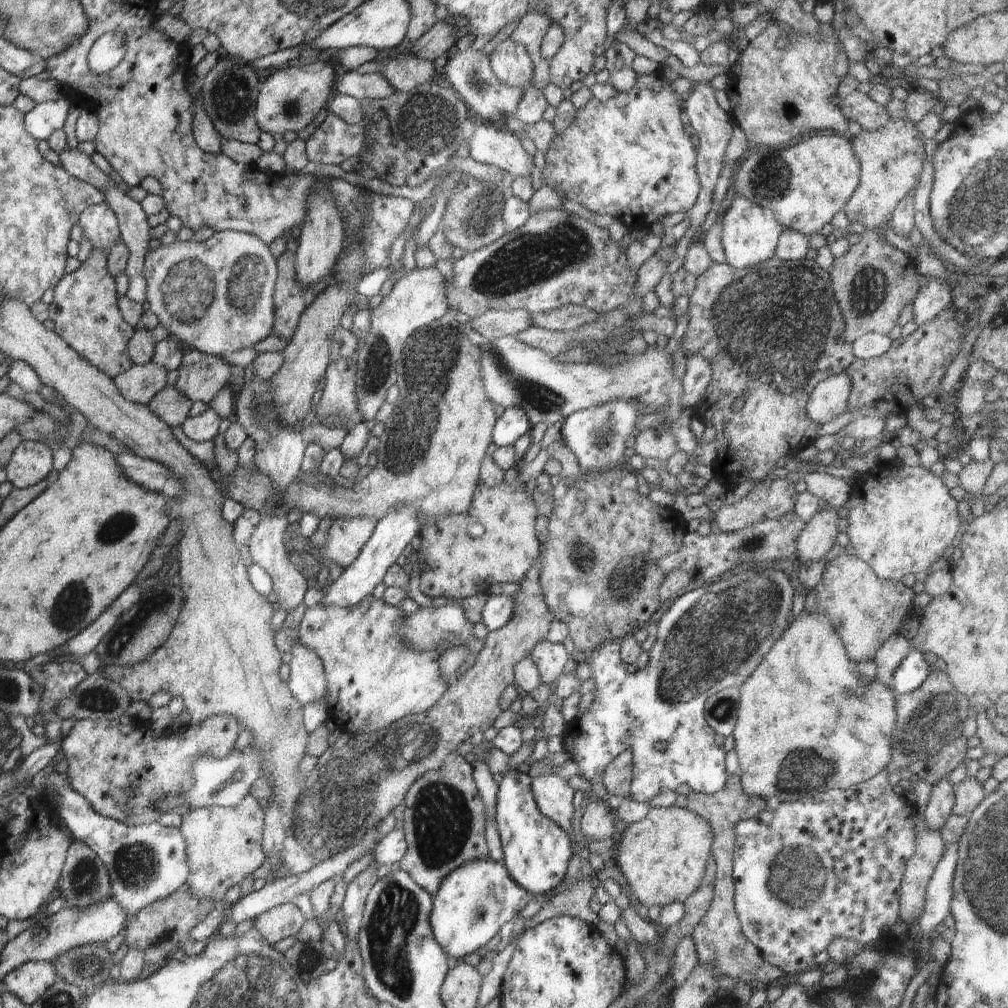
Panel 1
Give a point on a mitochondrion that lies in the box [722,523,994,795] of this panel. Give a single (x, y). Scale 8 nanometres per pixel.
(918, 731)

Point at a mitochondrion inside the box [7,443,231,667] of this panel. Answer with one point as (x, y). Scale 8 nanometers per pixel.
(155, 606)

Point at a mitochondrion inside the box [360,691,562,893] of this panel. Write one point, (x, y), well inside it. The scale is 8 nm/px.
(441, 817)

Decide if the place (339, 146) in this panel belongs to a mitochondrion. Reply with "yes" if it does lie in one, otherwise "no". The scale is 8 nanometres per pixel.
no

